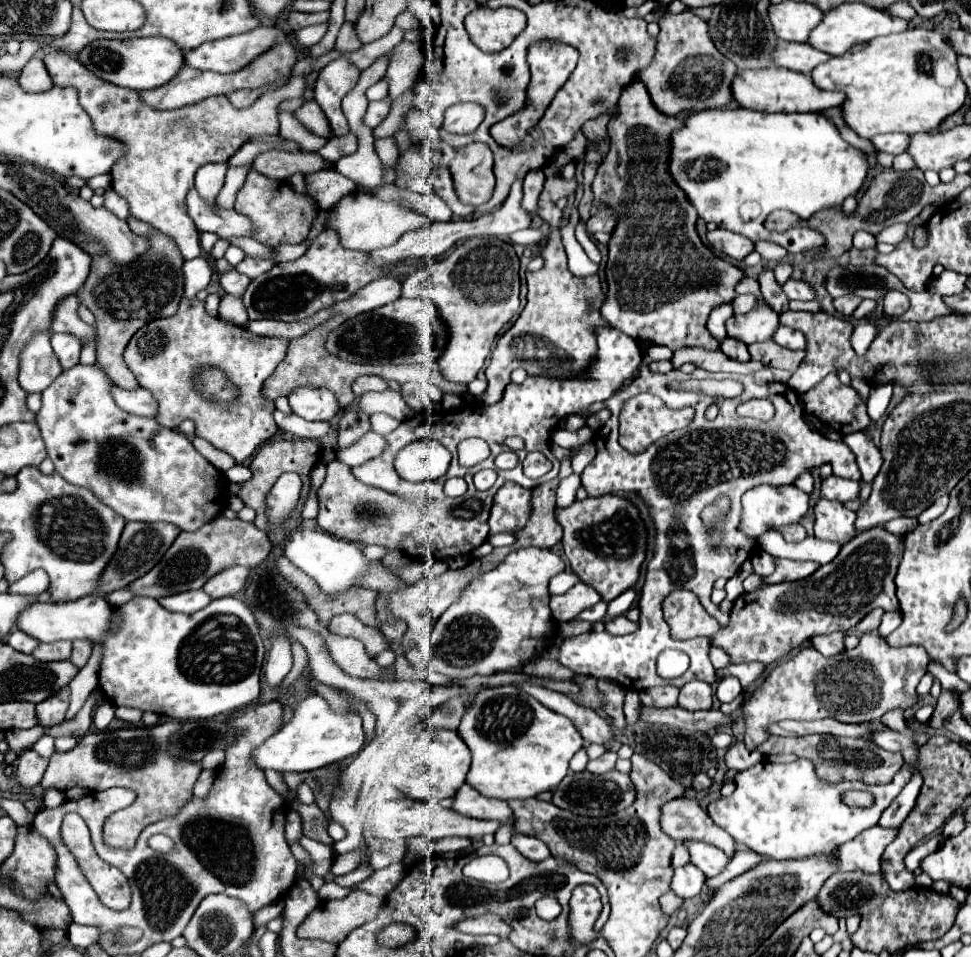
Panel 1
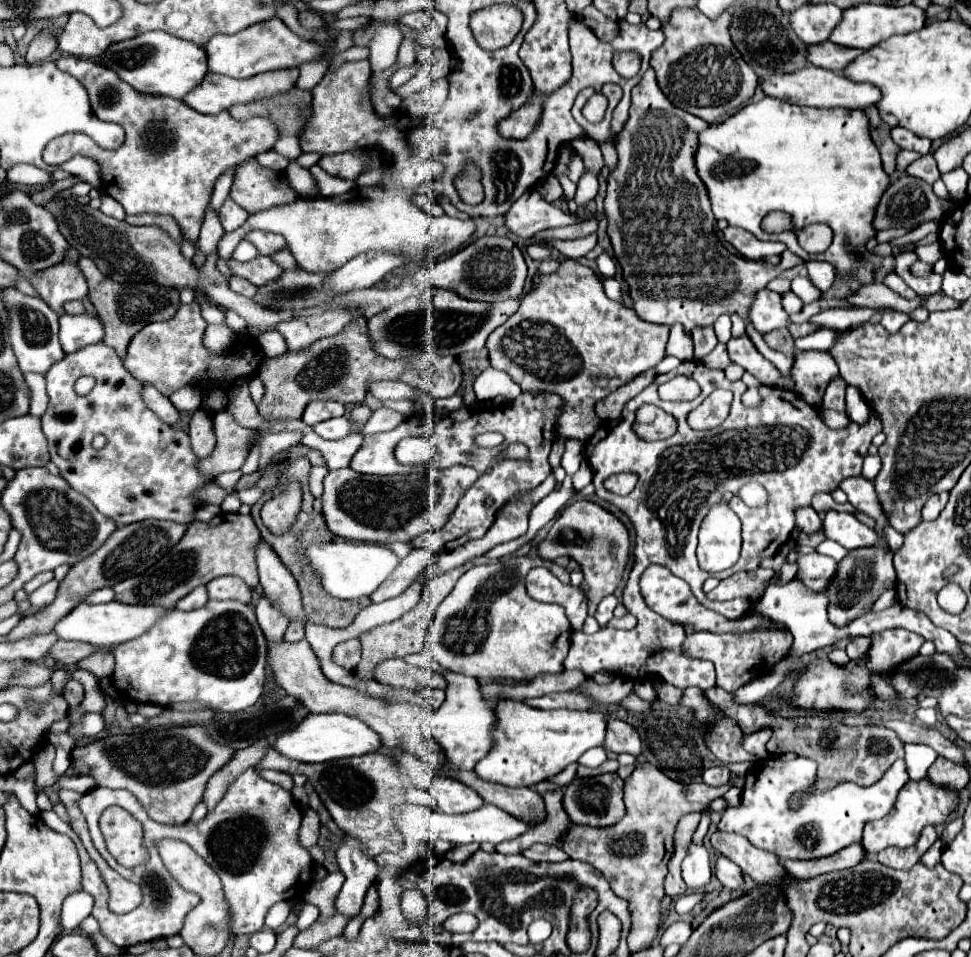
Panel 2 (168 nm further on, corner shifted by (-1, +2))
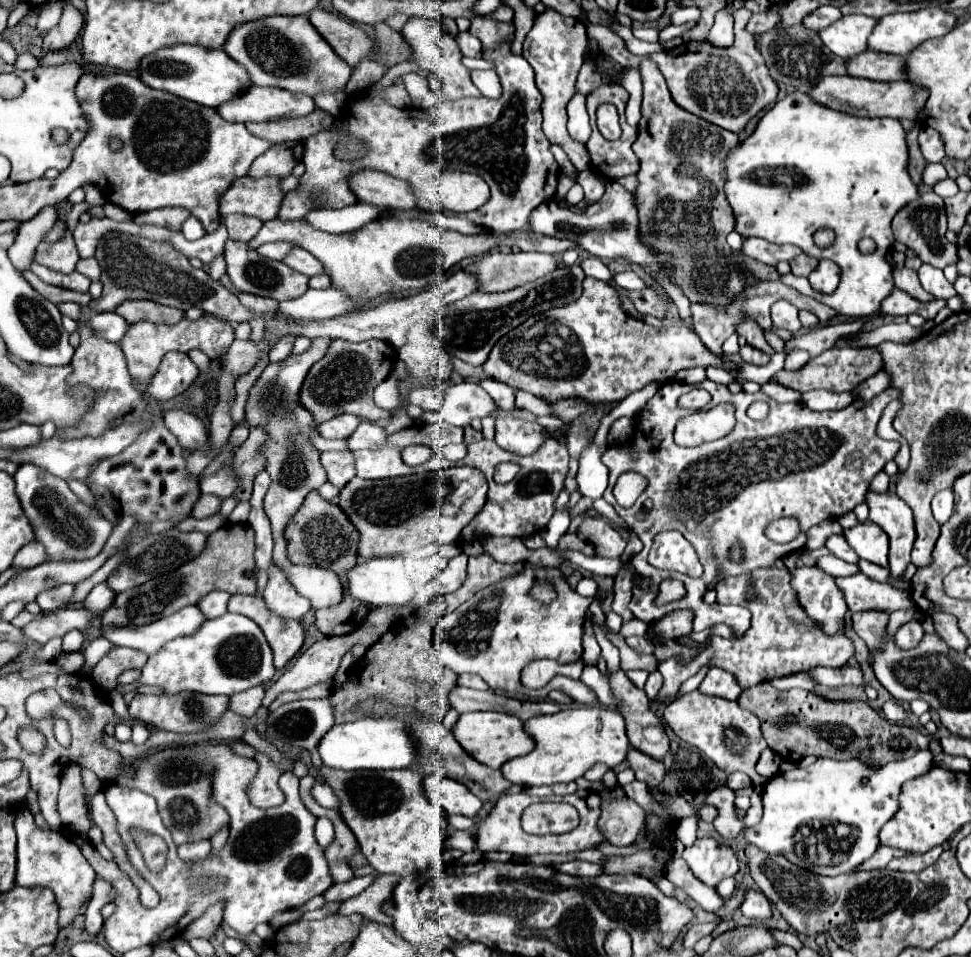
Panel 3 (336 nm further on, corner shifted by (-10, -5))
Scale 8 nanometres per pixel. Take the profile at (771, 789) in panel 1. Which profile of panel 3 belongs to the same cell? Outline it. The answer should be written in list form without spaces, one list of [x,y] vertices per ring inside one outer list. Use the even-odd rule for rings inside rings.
[[[919,750],[915,756],[907,760],[887,762],[885,766],[869,766],[859,758],[849,760],[833,760],[833,758],[817,758],[807,768],[795,768],[789,772],[779,772],[765,786],[765,814],[761,822],[745,832],[747,840],[769,854],[781,854],[795,866],[811,870],[823,876],[837,876],[853,872],[867,858],[875,854],[879,848],[879,830],[881,826],[893,818],[899,810],[897,796],[901,792],[901,784],[905,780],[917,778],[929,770],[933,762],[933,754],[929,750]],[[869,776],[867,784],[861,784],[861,778]]]

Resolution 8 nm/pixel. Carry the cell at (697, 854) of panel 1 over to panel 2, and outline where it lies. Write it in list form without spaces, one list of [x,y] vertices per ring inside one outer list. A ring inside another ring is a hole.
[[[718,855],[716,859],[716,877],[724,887],[730,887],[730,889],[738,889],[744,883],[740,867],[730,859],[726,859],[724,855]]]

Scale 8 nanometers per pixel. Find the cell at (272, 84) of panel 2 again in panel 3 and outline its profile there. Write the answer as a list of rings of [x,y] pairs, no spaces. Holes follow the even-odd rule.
[[[251,86],[245,94],[219,106],[217,112],[229,122],[271,122],[279,118],[301,118],[313,112],[315,100],[283,88]]]

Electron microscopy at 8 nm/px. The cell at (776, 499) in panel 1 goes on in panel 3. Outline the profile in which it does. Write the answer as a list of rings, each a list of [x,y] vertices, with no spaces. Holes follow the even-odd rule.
[[[831,536],[825,546],[827,546],[827,548],[831,550],[831,554],[835,554],[837,558],[843,558],[843,560],[853,562],[853,564],[859,562],[859,556],[853,552],[853,548],[847,544],[847,540],[845,540],[843,536]]]

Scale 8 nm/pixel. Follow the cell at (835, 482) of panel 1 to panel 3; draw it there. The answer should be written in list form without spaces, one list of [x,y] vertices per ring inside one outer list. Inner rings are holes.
[[[869,492],[867,504],[869,504],[869,520],[879,524],[891,540],[889,570],[897,578],[909,566],[913,542],[917,538],[913,510],[893,494]]]

